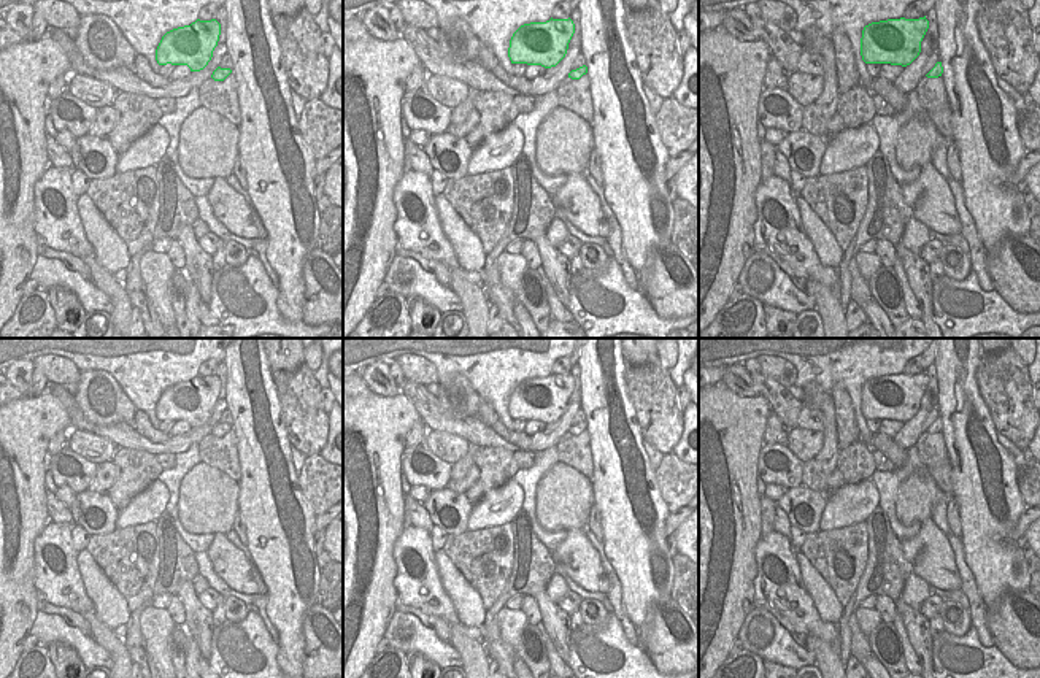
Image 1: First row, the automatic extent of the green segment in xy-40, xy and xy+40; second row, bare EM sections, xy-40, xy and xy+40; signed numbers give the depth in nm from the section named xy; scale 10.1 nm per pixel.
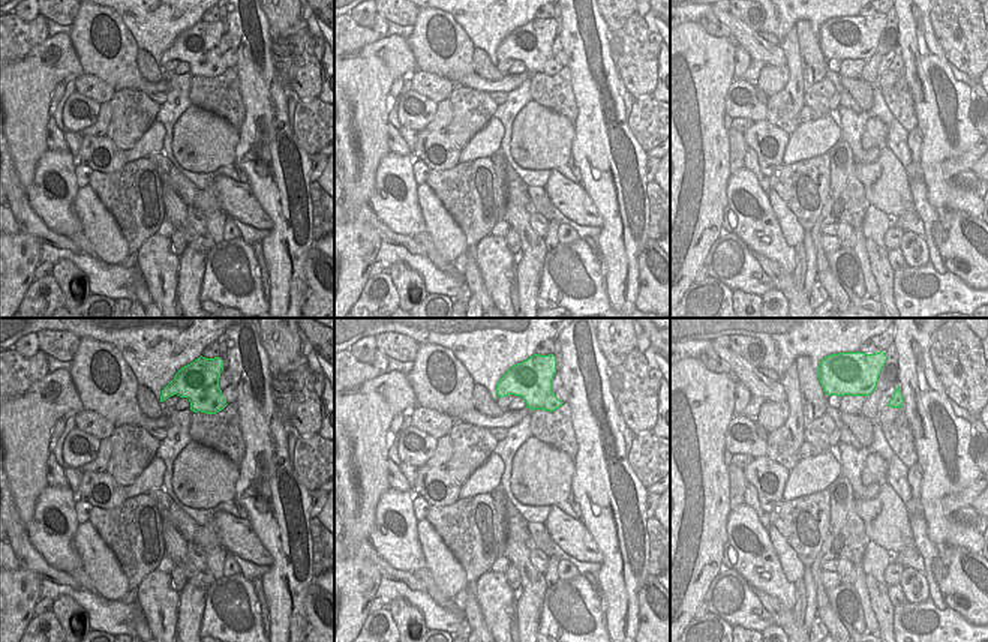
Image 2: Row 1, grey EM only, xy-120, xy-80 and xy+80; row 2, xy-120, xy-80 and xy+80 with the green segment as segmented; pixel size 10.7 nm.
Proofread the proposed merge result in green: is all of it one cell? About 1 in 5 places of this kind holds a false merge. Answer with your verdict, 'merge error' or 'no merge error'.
no merge error

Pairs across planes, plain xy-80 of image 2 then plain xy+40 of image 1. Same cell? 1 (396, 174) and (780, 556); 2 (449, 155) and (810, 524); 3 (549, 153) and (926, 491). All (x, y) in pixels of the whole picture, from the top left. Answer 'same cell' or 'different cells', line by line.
1: same cell
2: same cell
3: same cell

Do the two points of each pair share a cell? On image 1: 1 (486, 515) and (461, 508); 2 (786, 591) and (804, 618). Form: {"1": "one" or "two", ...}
{"1": "two", "2": "one"}

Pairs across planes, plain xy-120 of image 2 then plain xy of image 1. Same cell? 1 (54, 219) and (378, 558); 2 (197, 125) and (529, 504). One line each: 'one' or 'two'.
1: two
2: two

